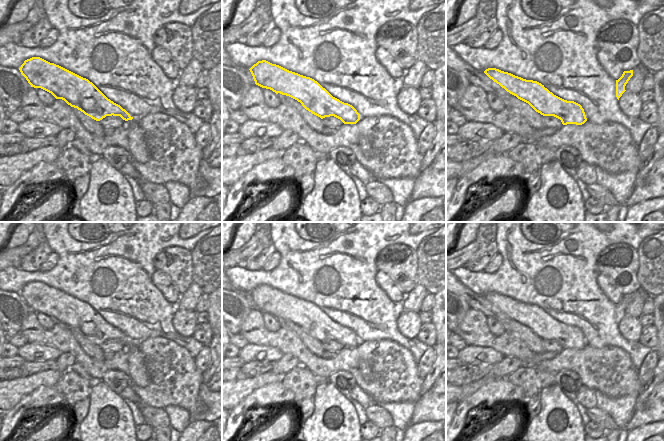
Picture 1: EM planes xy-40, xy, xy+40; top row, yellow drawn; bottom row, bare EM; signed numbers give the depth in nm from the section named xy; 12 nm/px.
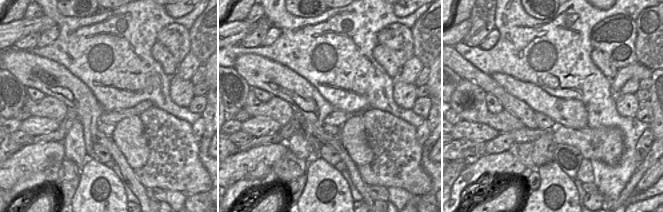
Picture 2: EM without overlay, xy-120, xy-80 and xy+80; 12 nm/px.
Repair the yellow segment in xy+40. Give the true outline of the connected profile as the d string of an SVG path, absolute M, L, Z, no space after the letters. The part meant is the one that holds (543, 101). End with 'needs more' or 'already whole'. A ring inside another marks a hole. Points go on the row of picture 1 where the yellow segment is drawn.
M488 68L484 73L543 116L554 116L560 119L563 125L582 125L587 121L580 104L554 95L537 81L526 80L496 68Z | already whole

